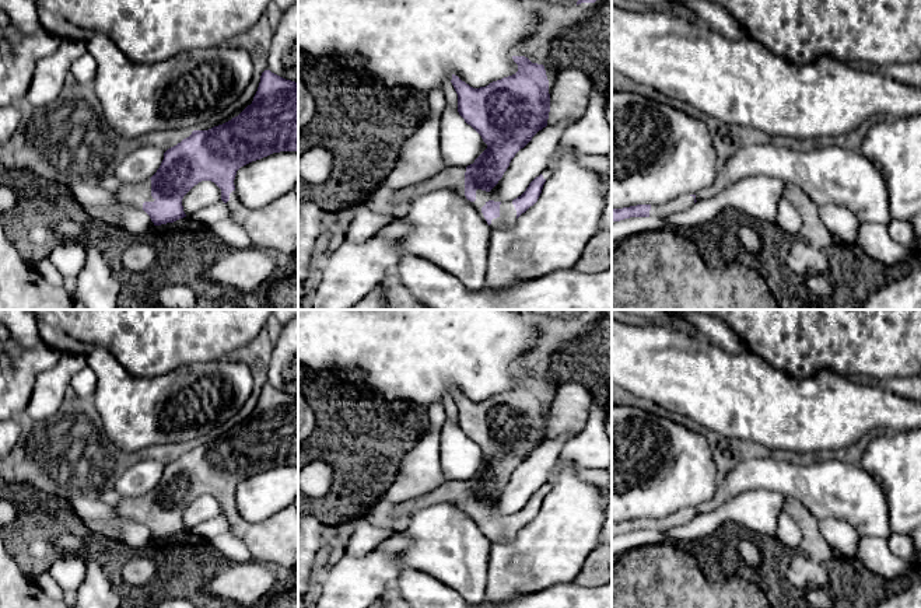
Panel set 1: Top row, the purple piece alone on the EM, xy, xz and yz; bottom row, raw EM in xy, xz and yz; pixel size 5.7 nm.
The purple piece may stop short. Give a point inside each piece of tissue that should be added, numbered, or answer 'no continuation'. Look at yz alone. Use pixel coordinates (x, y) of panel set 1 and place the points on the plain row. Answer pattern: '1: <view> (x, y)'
1: yz (682, 517)

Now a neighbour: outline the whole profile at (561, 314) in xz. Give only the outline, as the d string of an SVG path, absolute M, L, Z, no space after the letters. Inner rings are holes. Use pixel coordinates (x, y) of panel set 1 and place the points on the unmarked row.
M529 310L529 311L549 318L577 319L577 315L581 310Z

